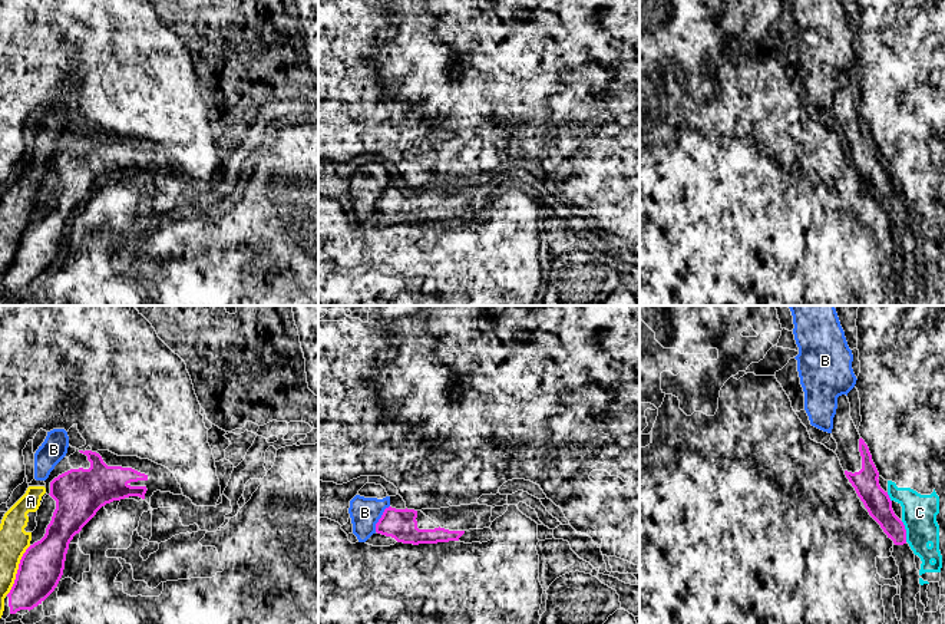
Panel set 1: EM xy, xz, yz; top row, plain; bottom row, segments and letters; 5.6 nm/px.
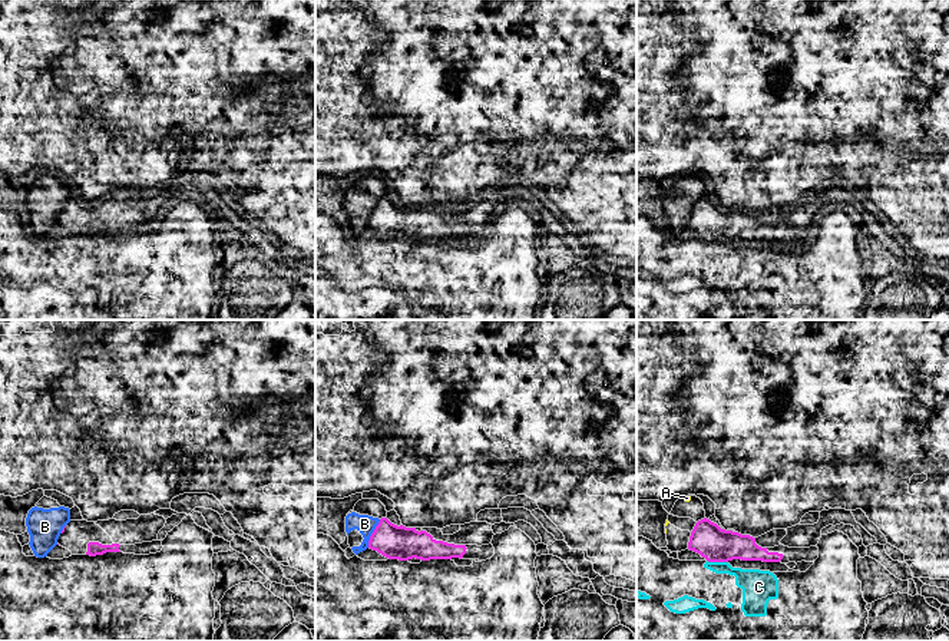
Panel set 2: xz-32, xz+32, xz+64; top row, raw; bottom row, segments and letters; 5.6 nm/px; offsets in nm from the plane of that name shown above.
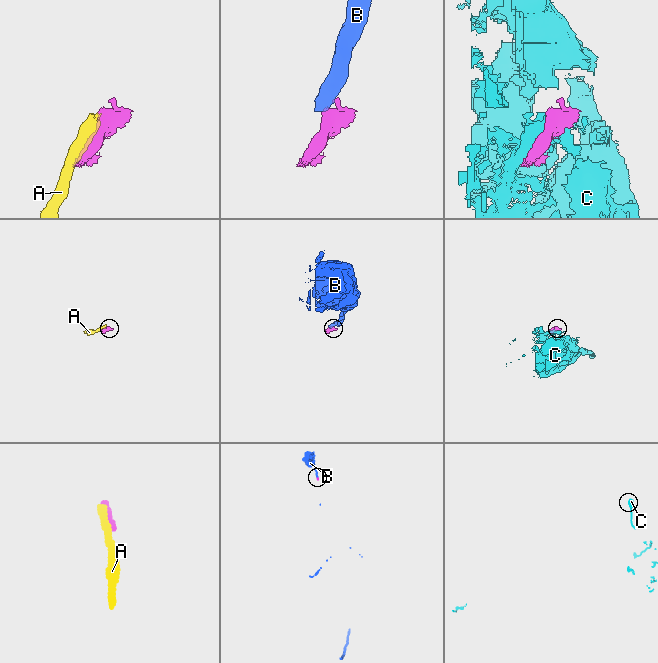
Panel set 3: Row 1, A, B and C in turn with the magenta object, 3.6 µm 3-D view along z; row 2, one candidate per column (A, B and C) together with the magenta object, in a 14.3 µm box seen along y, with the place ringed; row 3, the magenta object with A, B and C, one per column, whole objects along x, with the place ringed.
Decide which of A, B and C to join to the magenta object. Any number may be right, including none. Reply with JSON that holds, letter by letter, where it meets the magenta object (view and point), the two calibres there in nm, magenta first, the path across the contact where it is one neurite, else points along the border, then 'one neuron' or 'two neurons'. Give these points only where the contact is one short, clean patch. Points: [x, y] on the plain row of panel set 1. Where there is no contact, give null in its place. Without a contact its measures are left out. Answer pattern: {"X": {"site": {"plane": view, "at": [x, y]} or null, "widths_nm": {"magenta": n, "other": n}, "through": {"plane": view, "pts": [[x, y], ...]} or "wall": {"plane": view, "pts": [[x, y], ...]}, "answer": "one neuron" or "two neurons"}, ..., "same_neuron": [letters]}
{"A": {"site": {"plane": "xy", "at": [17, 248]}, "widths_nm": {"magenta": 240, "other": 160}, "answer": "two neurons"}, "B": {"site": {"plane": "xz", "at": [380, 197]}, "widths_nm": {"magenta": 180, "other": 170}, "wall": {"plane": "xz", "pts": [[389, 184], [376, 202], [374, 210]]}, "answer": "two neurons"}, "C": {"site": {"plane": "yz", "at": [905, 210]}, "widths_nm": {"magenta": 150, "other": 190}, "answer": "two neurons"}, "same_neuron": []}

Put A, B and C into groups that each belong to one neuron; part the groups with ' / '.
A B / C

